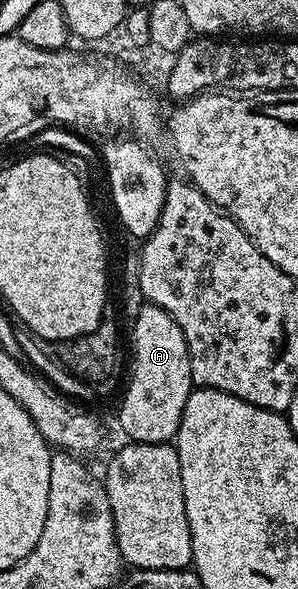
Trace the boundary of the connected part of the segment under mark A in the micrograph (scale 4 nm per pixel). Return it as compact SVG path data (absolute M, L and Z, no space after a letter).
M143 305L142 309L133 315L132 322L134 375L126 386L122 407L118 410L118 422L129 441L169 443L180 428L184 404L192 389L192 355L184 340L184 332L180 332L176 320L172 320L172 316L160 307Z

